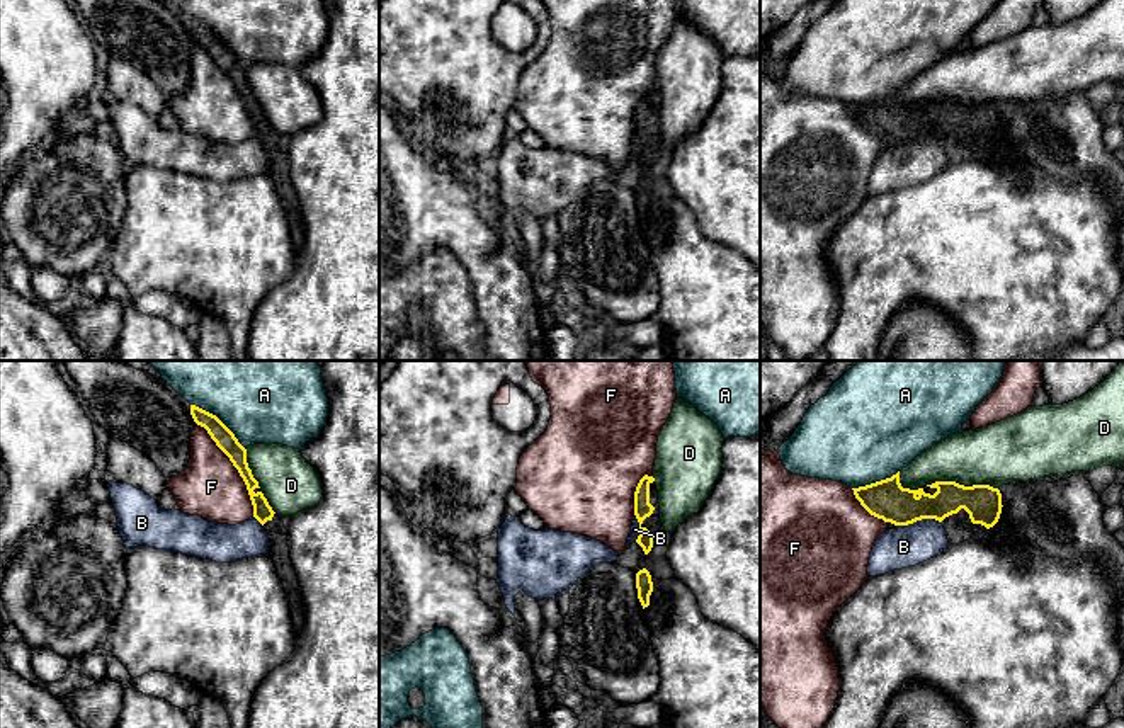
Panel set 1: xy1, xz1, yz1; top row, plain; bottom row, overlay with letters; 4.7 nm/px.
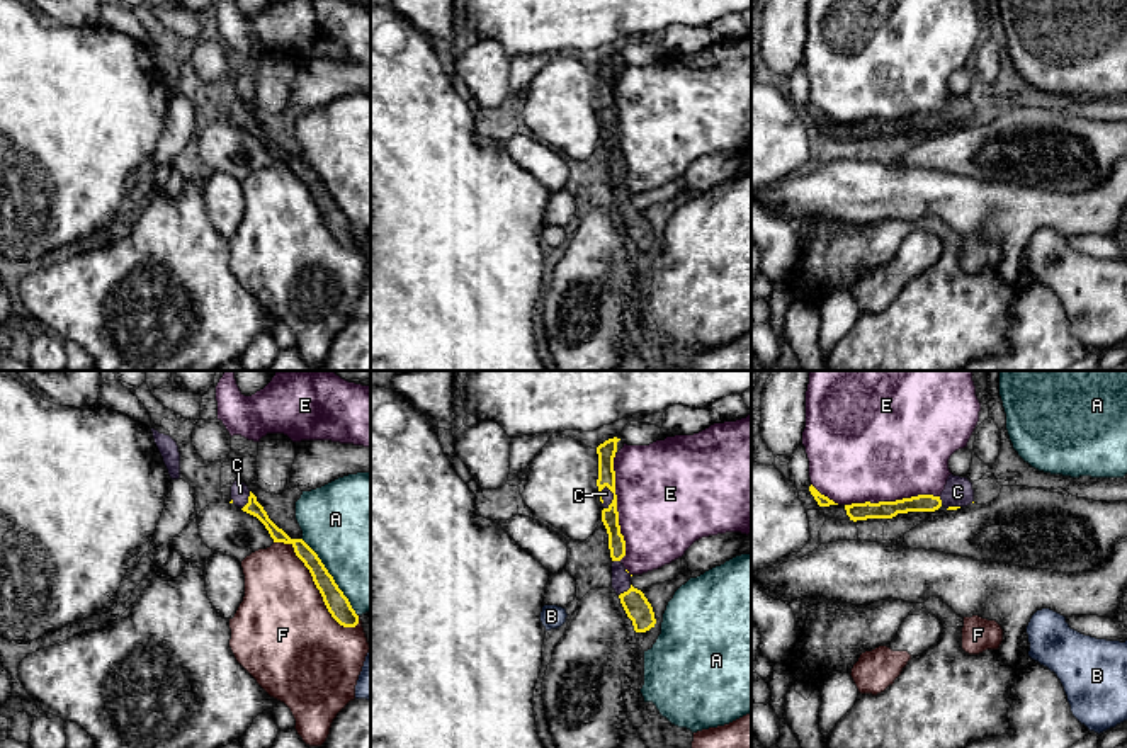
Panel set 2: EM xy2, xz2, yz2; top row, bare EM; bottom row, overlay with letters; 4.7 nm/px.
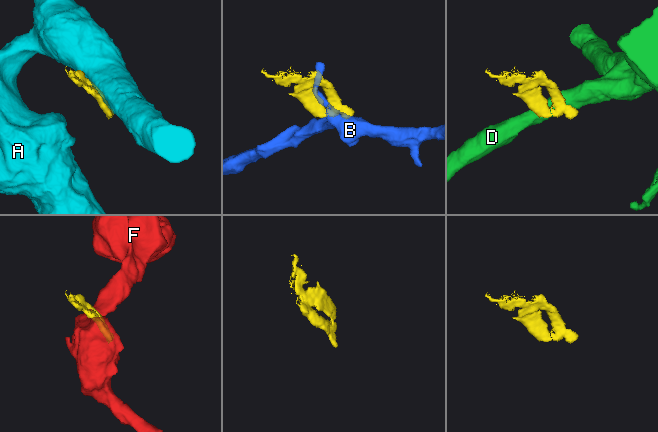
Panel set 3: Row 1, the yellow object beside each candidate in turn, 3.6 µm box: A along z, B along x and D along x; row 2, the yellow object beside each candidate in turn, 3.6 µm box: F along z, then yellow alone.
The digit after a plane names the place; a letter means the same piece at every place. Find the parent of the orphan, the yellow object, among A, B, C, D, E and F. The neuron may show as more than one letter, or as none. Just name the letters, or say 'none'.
C

